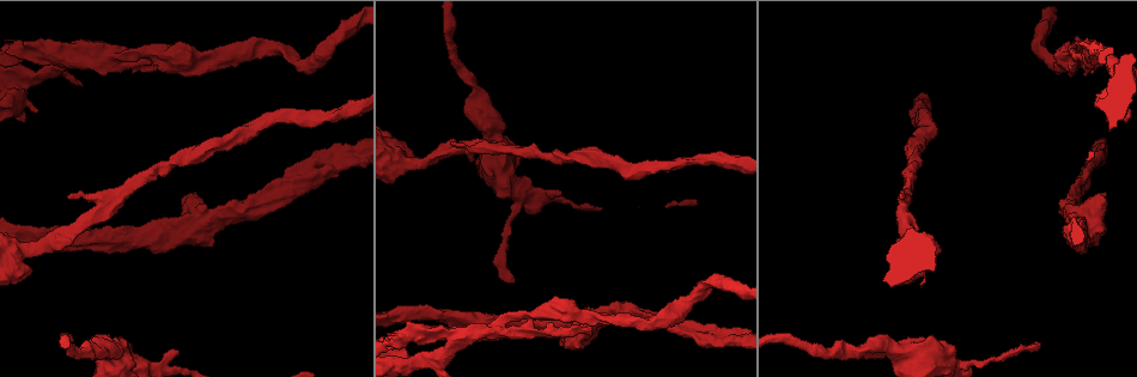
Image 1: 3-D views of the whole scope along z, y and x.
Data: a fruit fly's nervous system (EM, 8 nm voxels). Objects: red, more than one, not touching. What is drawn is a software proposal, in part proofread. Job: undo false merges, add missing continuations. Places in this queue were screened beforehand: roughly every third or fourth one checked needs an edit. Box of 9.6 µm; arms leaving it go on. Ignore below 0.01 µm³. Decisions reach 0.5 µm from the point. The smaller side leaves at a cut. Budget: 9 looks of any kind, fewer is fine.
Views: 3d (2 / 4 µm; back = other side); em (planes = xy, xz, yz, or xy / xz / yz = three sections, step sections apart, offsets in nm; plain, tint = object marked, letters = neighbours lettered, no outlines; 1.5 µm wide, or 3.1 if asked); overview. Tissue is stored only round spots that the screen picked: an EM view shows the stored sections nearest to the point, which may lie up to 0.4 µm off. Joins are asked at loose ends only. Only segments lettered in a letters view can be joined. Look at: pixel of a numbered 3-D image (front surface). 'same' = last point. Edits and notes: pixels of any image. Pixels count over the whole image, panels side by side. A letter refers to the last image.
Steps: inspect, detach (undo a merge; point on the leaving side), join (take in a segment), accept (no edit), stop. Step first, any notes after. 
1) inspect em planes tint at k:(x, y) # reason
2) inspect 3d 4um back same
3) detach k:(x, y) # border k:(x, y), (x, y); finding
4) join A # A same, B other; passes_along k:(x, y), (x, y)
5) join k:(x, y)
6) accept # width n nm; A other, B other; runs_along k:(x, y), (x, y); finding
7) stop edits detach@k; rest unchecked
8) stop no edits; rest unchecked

inspect 3d 4um at 1:(118, 54) # two arms in line, one across

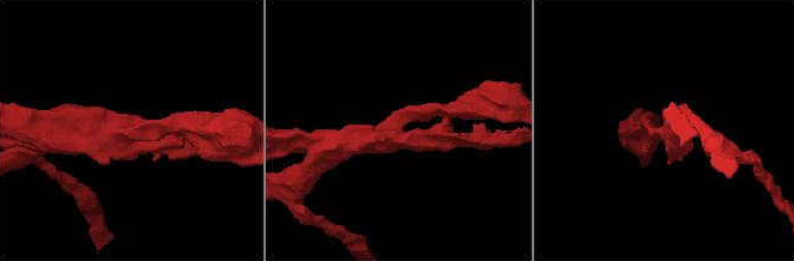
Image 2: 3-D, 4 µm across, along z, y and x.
inspect em xz step 8 tint at 2:(394, 128) # arms 3; arm_widths 200, 300, 360 nm; need the tissue

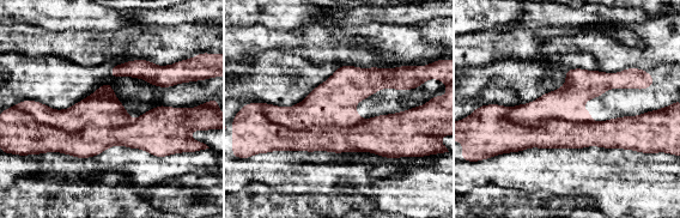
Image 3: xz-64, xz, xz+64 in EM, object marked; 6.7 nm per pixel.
inspect em planes letters same # another direction

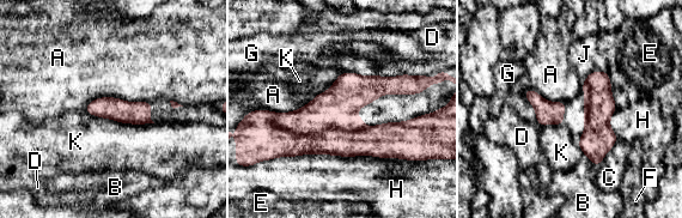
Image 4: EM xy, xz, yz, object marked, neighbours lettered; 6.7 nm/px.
detach 4:(282, 143) # width 150 nm; A other, B other, C other, D other, E other, F other, G other, H other, J other, K other; two neurons meet here

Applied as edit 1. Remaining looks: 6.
inspect em planes letters at 1:(279, 194) # two arms at a narrow angle

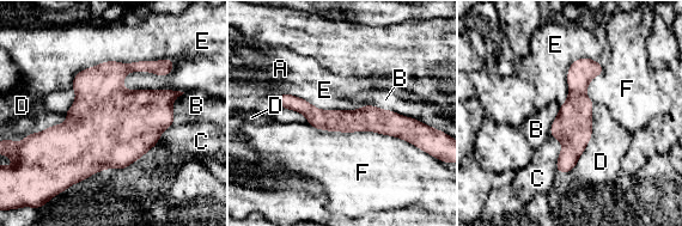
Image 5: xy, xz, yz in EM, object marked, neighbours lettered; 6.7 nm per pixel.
accept # width 160 nm; A other, B other, C other, D other, E other, F other; border 5:(366, 103), (415, 117), (422, 123); one neuron here

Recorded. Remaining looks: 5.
inspect 3d 2um back at 1:(514, 283) # free end

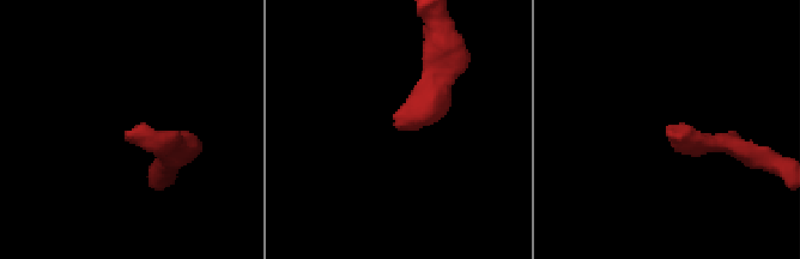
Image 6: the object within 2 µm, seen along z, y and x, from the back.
inspect em xz step 4 letters at 6:(131, 131) # need the tissue

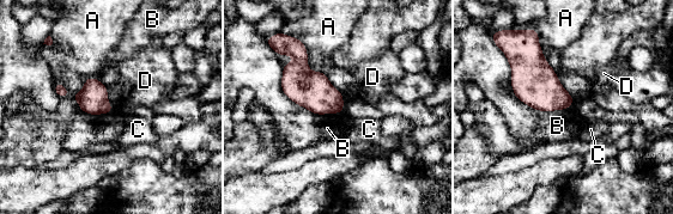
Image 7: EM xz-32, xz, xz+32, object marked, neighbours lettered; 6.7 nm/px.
inspect em planes letters same # another direction

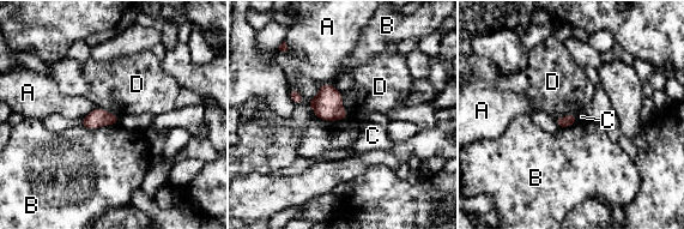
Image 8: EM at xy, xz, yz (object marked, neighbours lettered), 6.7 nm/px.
accept # A other, B other, C other, D other; no lettered segment goes on from it

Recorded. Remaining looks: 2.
stop edits detach@4; rest unchecked

